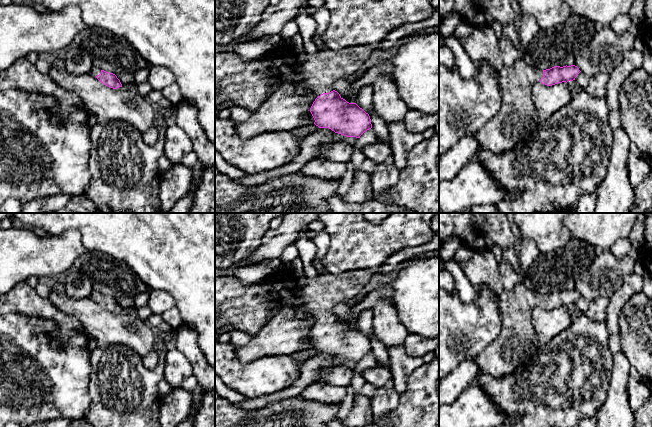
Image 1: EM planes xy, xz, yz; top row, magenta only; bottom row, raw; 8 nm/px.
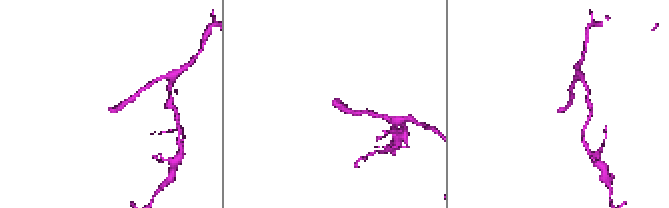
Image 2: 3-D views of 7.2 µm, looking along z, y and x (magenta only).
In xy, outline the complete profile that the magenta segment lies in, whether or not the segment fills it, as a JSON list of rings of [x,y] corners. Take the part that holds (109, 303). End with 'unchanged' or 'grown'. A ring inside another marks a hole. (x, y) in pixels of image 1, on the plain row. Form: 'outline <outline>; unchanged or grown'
outline [[[93,290],[90,298],[95,300],[101,307],[110,312],[117,313],[122,311],[120,304],[113,297],[106,296],[98,291]]]; grown

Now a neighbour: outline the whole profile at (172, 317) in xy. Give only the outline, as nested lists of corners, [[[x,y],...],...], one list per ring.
[[[172,308],[162,314],[163,321],[168,323],[173,329],[177,329],[181,323],[182,318],[176,308]]]

